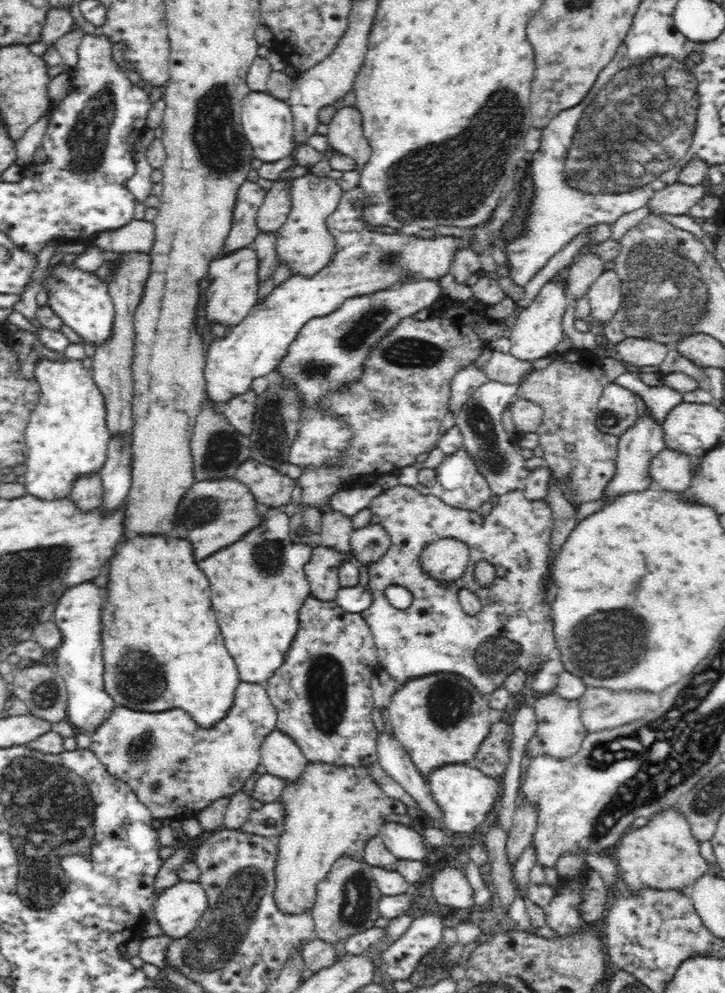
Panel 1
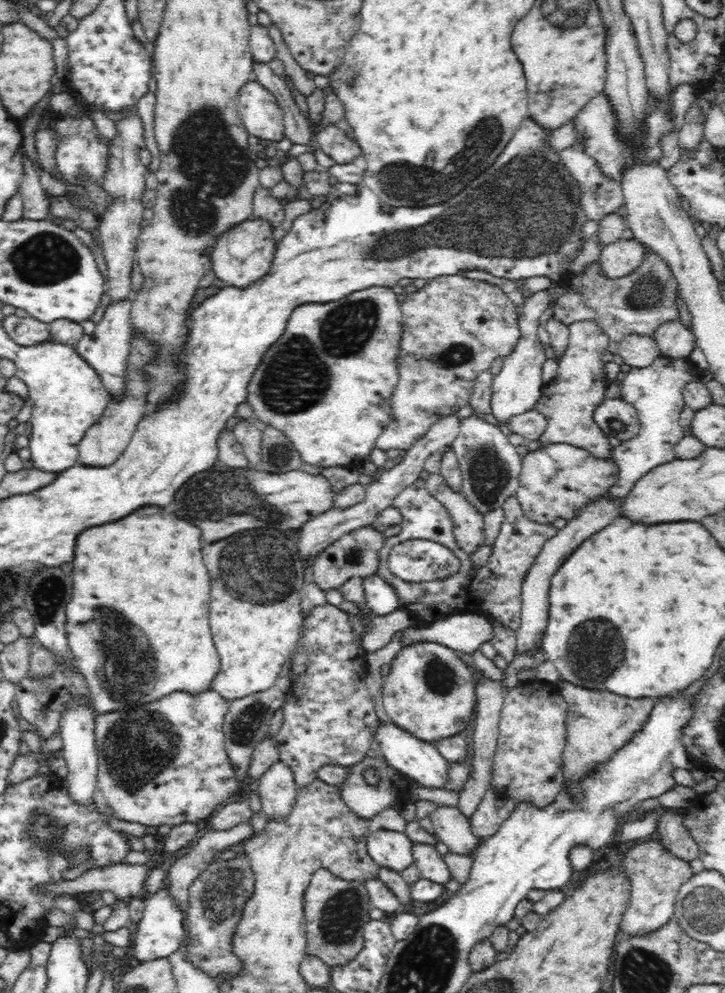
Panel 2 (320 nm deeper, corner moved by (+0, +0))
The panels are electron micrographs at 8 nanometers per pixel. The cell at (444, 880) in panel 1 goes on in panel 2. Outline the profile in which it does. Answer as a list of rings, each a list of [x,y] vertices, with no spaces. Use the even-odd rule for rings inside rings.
[[[415,842],[413,857],[413,863],[419,868],[422,879],[444,885],[452,877],[443,856],[432,845]]]

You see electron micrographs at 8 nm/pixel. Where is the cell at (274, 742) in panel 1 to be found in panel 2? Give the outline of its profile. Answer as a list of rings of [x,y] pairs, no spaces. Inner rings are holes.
[[[278,760],[259,780],[256,792],[262,803],[261,813],[269,820],[284,820],[292,812],[298,790],[292,769]]]

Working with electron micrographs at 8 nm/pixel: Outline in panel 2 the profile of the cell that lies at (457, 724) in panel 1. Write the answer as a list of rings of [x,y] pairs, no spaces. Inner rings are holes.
[[[437,642],[404,645],[392,659],[390,672],[383,677],[382,701],[386,714],[397,727],[416,738],[435,743],[463,734],[473,722],[476,685],[472,672],[461,661],[459,652]]]

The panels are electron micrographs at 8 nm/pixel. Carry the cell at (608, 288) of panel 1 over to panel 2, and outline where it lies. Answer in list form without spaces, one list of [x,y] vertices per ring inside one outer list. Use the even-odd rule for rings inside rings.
[[[634,237],[607,244],[600,252],[599,263],[606,277],[630,276],[644,260],[644,245]]]

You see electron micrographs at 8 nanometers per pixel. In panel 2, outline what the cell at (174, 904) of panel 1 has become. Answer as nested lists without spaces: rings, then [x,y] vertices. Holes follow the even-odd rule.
[[[166,887],[144,898],[144,912],[137,922],[136,934],[131,938],[132,956],[136,962],[145,963],[149,960],[166,958],[176,952],[186,936],[186,913],[174,904]]]

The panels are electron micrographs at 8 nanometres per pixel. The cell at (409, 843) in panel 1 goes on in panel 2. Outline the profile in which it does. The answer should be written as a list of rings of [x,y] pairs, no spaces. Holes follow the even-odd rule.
[[[381,829],[368,837],[367,853],[379,866],[401,873],[413,863],[413,844],[402,832]]]

